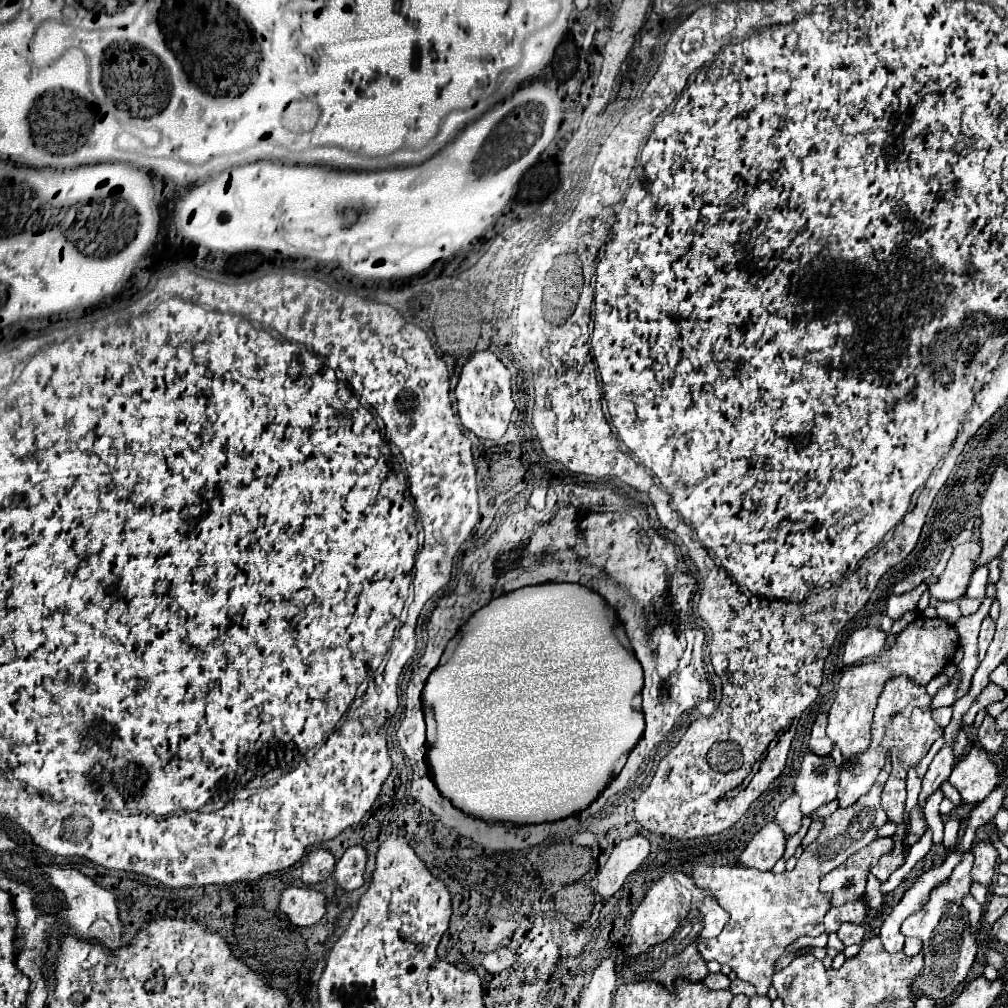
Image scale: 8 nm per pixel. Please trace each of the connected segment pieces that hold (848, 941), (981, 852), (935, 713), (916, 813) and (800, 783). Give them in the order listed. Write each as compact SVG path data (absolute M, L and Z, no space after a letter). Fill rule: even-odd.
M850 922L842 924L836 934L844 942L844 946L852 946L852 944L862 944L864 942L864 928L856 926L856 924L850 924Z
M978 842L972 848L974 854L974 868L972 868L972 880L980 882L984 886L992 884L994 872L996 872L996 862L998 862L998 852L990 842Z
M946 706L946 708L934 708L934 710L932 710L932 718L936 720L936 724L938 724L940 728L946 728L946 726L950 724L950 714L952 714L950 706Z
M914 808L910 812L910 830L908 830L908 836L906 836L906 844L916 844L924 832L926 832L926 820L924 820L924 814L920 808Z
M806 752L794 790L802 798L804 816L832 802L838 792L838 766L834 758Z

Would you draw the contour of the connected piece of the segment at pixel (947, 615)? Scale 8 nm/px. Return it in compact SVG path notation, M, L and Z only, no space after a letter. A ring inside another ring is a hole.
M938 602L936 604L936 616L950 622L950 624L956 624L956 620L962 614L960 614L960 608L958 608L958 602Z

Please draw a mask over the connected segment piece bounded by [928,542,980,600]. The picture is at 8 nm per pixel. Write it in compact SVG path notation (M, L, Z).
M966 542L966 546L958 546L938 582L930 584L928 590L938 600L956 600L966 594L972 572L976 570L974 562L980 554L978 542Z

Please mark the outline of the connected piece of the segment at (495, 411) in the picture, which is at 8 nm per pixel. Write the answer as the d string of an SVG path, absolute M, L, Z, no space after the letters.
M490 350L474 352L464 364L460 382L456 386L456 398L460 420L470 432L486 440L500 440L504 436L514 410L510 394L510 372Z

